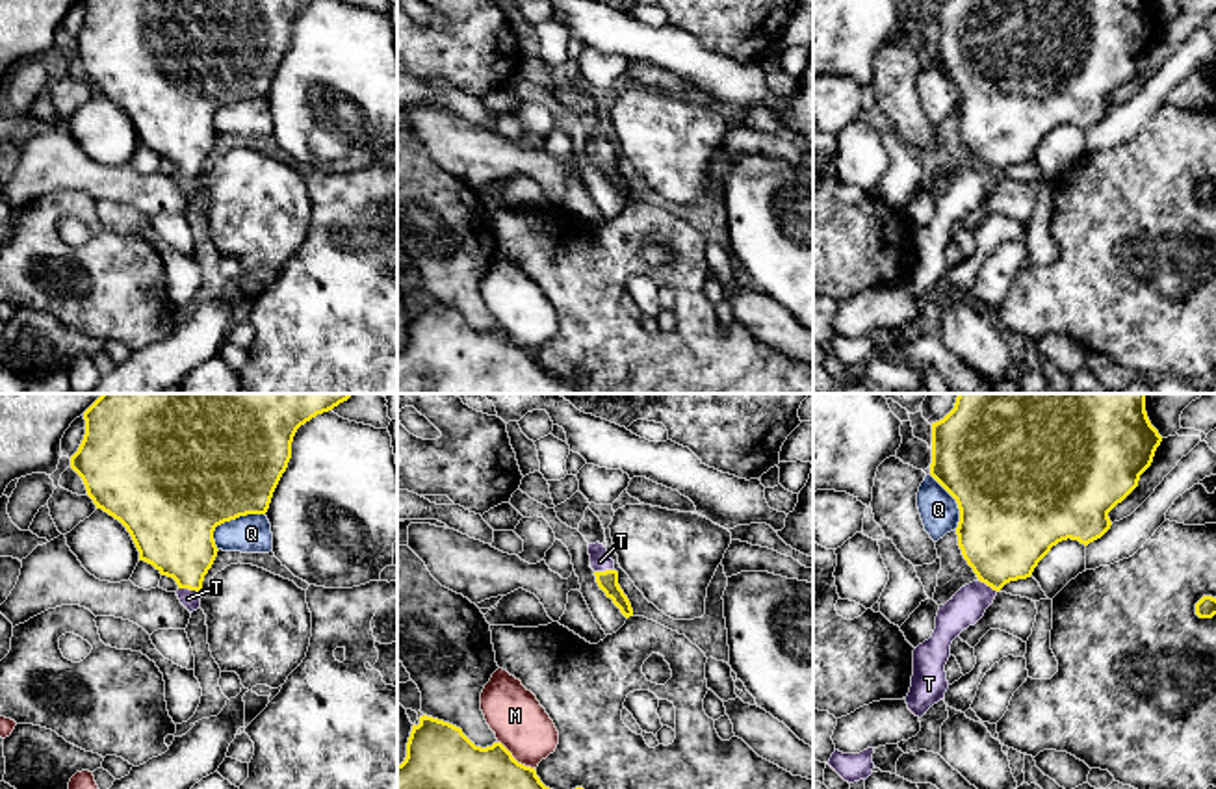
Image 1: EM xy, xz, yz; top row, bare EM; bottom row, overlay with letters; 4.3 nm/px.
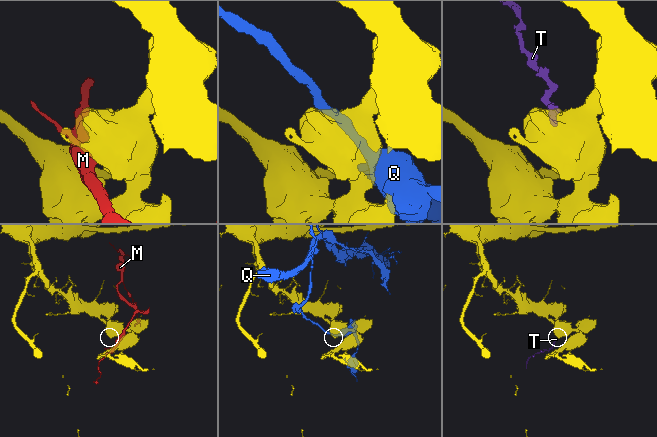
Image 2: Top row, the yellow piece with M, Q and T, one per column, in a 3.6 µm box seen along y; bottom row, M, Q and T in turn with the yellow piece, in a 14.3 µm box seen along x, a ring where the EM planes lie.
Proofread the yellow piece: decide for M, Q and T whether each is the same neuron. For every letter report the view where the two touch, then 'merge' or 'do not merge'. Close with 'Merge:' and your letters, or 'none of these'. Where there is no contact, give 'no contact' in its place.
M: xz | do not merge
Q: xy | do not merge
T: xy | merge
Merge: T

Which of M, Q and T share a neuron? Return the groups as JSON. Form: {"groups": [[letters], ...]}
{"groups": [["M"], ["Q"], ["T"]]}

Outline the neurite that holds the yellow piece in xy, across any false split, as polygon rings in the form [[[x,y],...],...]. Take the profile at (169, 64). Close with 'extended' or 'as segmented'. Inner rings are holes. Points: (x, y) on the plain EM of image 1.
[[[84,0],[85,19],[71,41],[97,93],[130,117],[139,145],[178,169],[189,195],[201,191],[204,160],[217,141],[217,110],[265,98],[291,43],[301,9],[316,0]]]; extended

